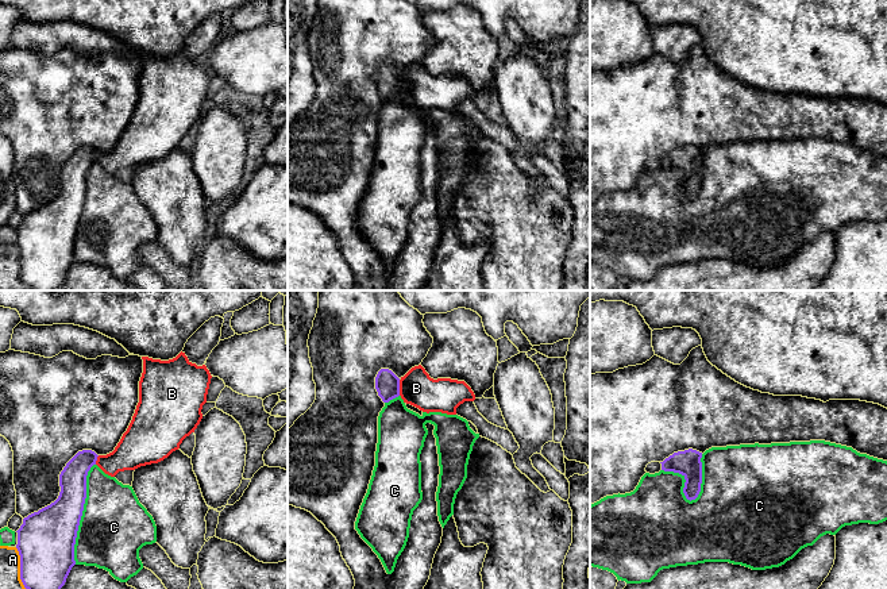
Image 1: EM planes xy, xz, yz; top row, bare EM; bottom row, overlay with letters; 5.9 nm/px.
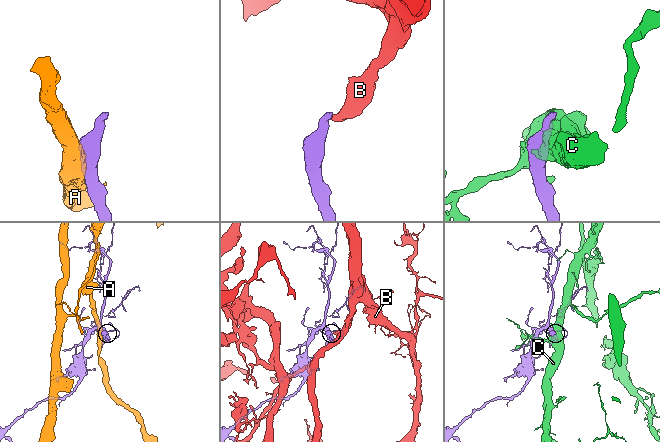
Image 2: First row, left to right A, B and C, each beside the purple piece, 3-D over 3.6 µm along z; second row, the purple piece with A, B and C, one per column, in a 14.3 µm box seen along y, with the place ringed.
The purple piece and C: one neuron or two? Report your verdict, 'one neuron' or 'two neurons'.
two neurons

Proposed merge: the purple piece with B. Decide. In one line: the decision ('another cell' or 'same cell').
same cell

